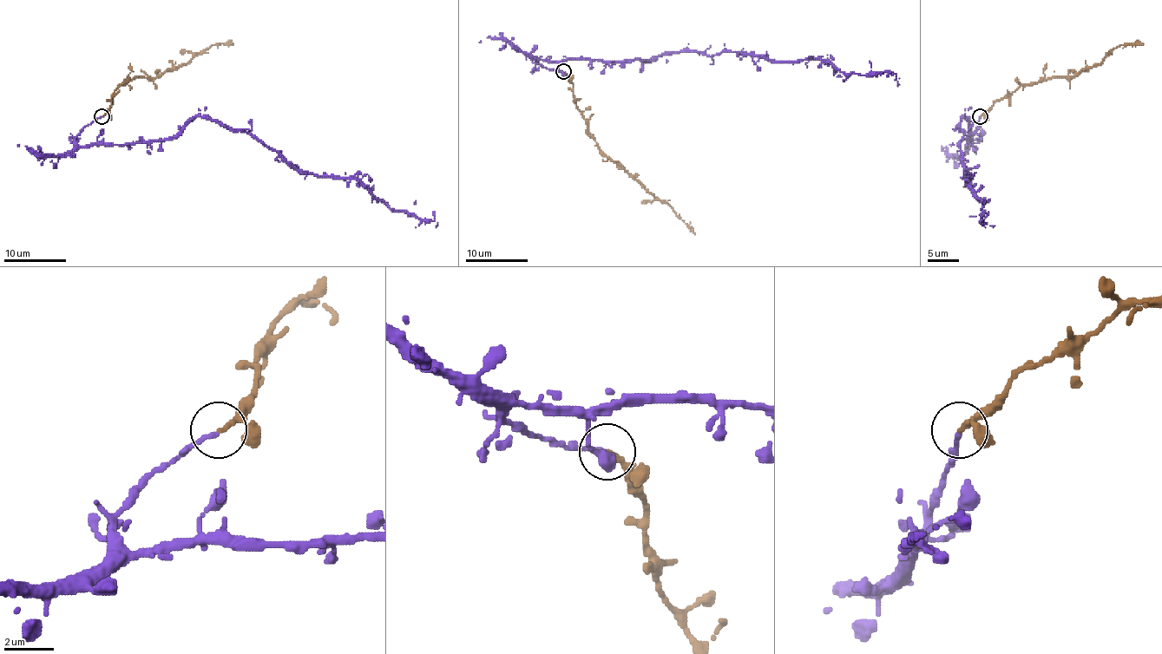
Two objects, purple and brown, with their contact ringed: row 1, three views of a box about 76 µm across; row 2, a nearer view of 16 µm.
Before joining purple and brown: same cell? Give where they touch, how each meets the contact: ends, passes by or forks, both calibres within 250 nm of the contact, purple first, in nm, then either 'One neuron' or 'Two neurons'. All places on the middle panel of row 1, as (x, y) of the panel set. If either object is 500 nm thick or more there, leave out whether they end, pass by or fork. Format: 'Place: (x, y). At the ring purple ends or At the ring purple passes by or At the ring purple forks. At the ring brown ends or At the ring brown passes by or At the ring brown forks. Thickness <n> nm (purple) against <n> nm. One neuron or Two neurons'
Place: (563, 71). At the ring purple ends. At the ring brown ends. Thickness 190 nm (purple) against 220 nm. One neuron

